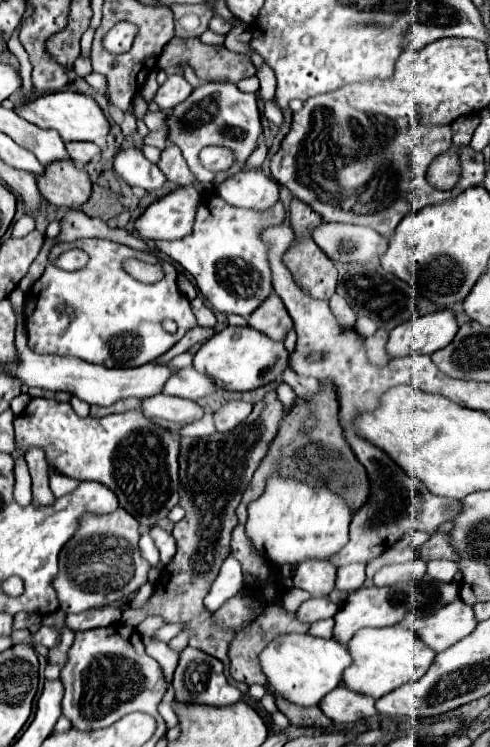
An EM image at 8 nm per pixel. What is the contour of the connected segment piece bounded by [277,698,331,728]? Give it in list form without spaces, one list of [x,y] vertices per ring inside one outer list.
[[[277,698],[277,708],[289,718],[289,722],[293,726],[315,726],[315,728],[327,728],[331,726],[331,720],[319,710],[319,706],[311,706],[311,708],[303,708],[303,706],[295,706],[283,698]]]

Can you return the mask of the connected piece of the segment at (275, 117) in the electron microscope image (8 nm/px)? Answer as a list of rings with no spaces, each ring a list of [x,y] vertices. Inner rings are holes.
[[[271,98],[271,100],[265,102],[265,106],[263,106],[263,116],[269,118],[271,122],[275,122],[277,126],[281,126],[281,122],[283,122],[283,112],[281,112],[279,106],[275,106],[275,98]]]

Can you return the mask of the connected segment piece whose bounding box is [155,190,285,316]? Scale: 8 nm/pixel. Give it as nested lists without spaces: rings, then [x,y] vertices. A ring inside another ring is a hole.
[[[211,190],[207,196],[201,196],[197,204],[191,236],[171,242],[159,240],[155,246],[171,260],[179,262],[197,280],[201,294],[209,300],[213,310],[223,314],[249,316],[273,292],[271,268],[267,266],[267,244],[263,244],[261,232],[263,228],[277,226],[283,220],[283,202],[275,202],[263,212],[247,210],[235,208],[231,204],[227,206],[227,202],[219,200],[219,194]]]

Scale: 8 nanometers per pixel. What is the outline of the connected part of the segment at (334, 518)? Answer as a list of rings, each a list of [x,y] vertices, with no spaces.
[[[273,474],[265,492],[247,506],[249,520],[245,524],[251,548],[261,558],[281,564],[301,564],[307,560],[327,560],[339,552],[349,540],[351,510],[327,488],[309,488],[303,482]]]

